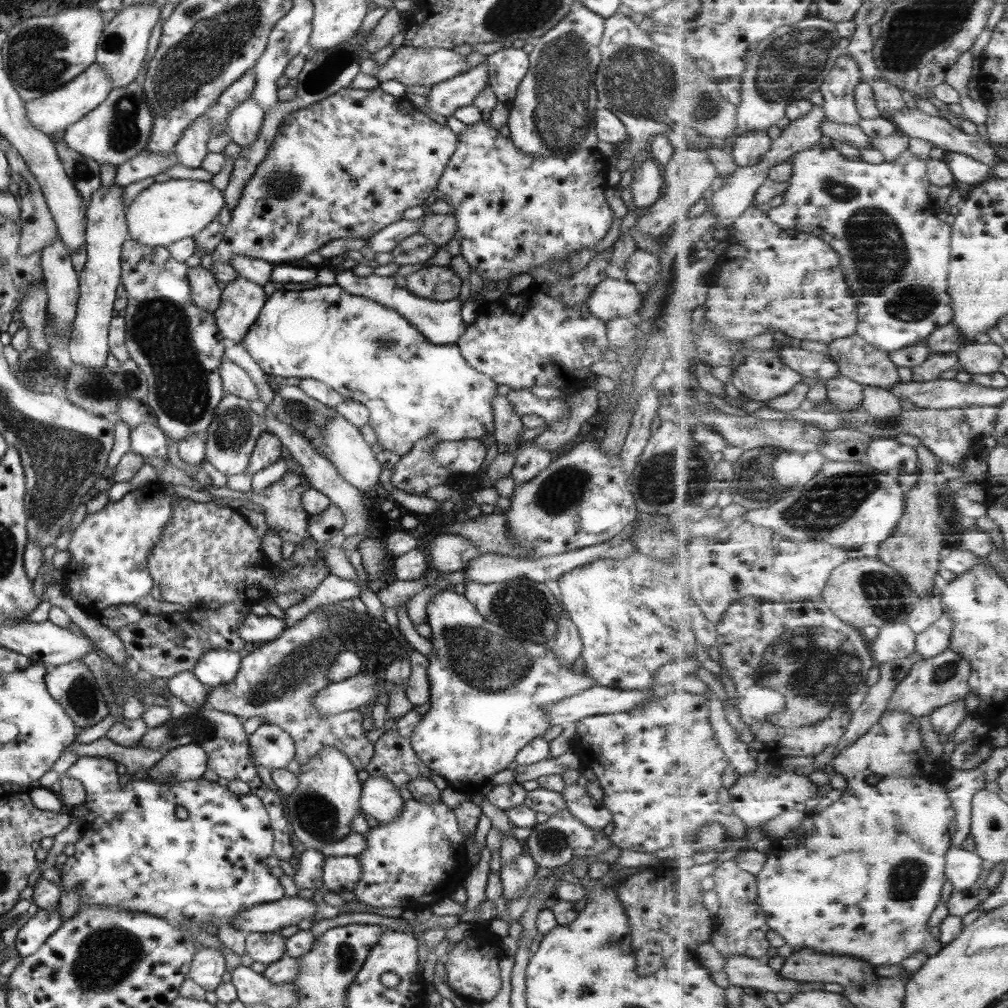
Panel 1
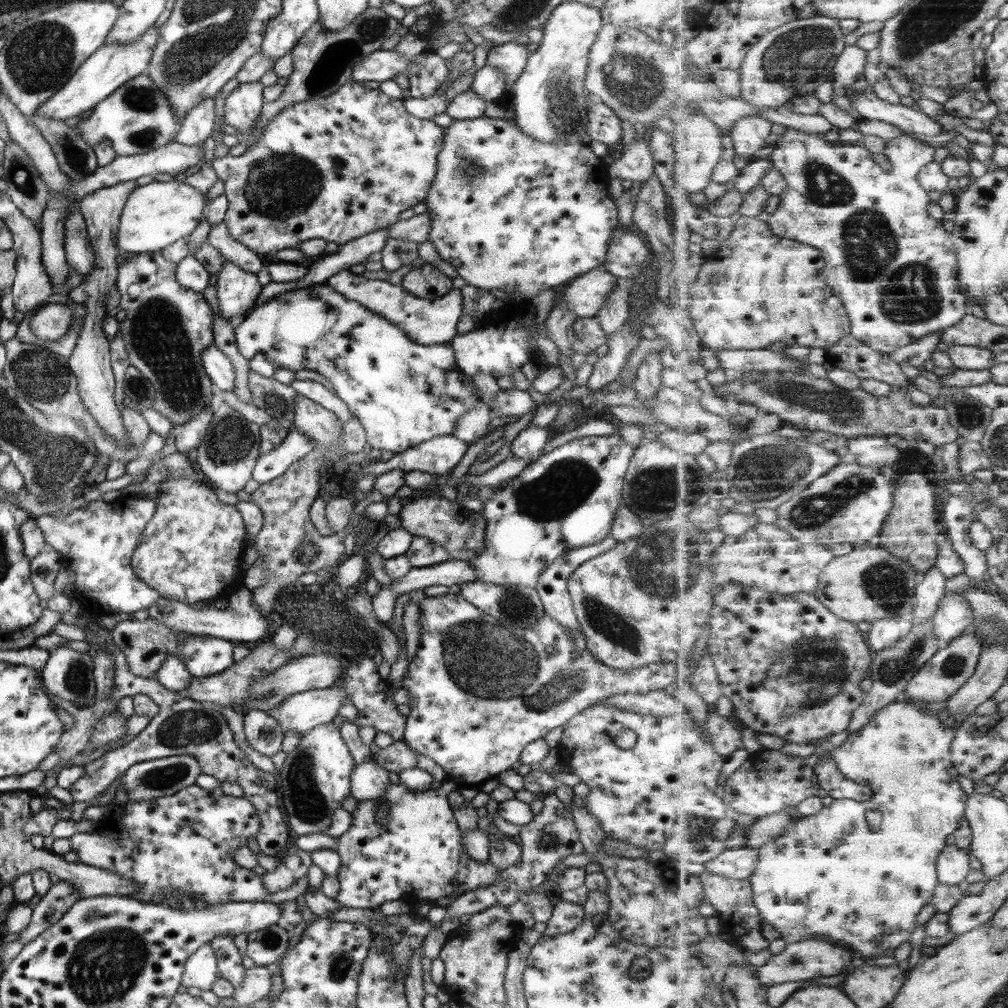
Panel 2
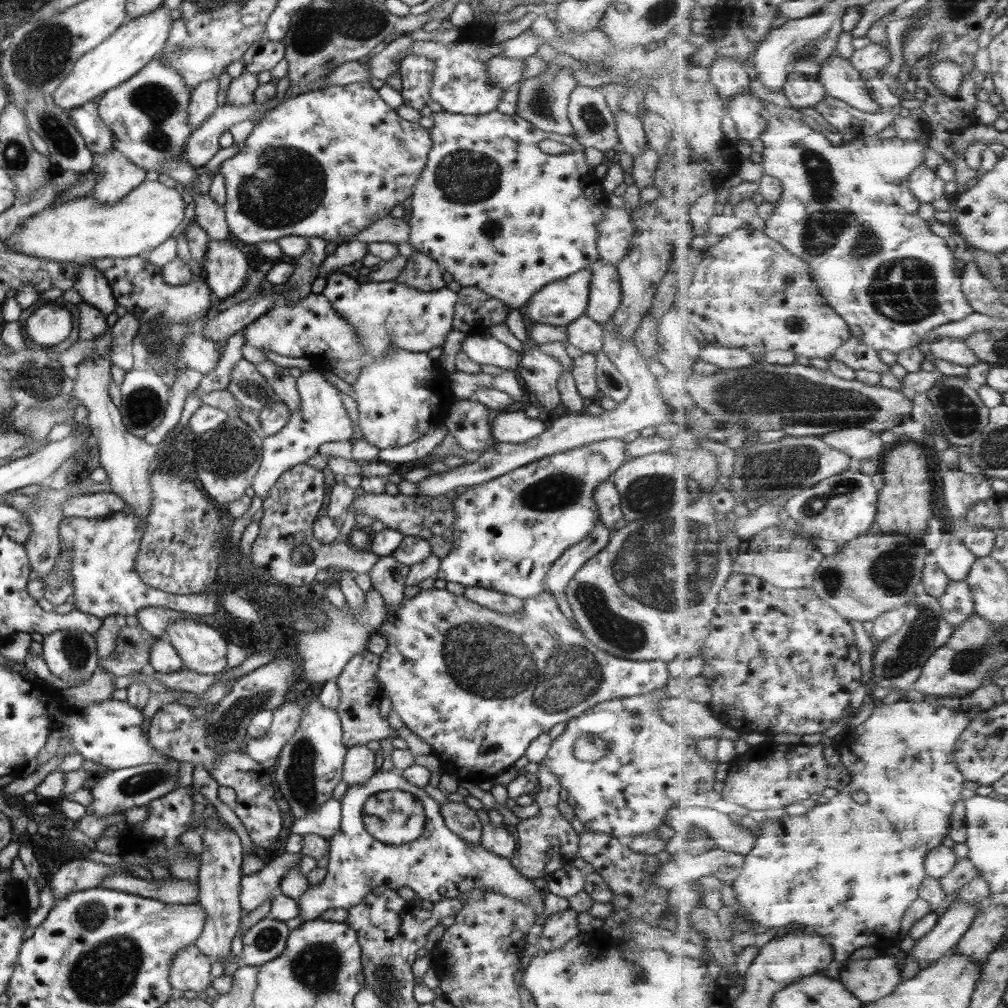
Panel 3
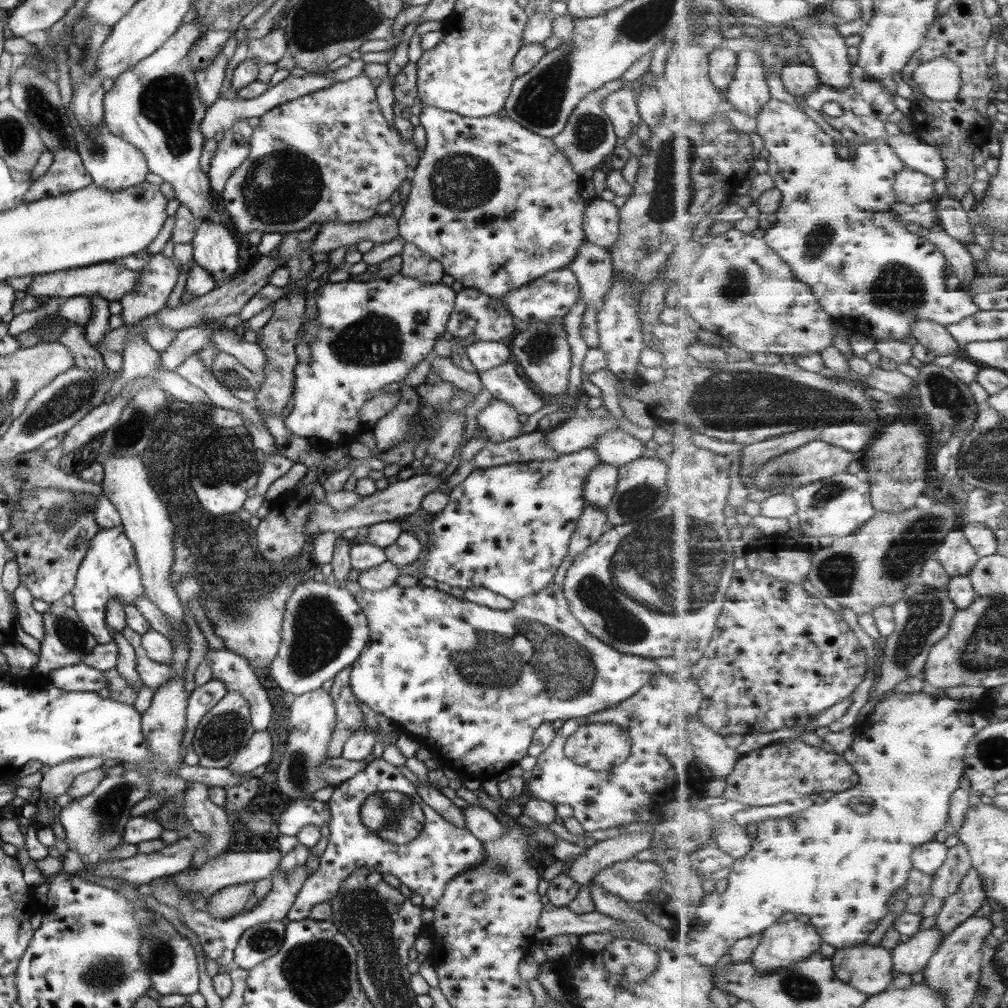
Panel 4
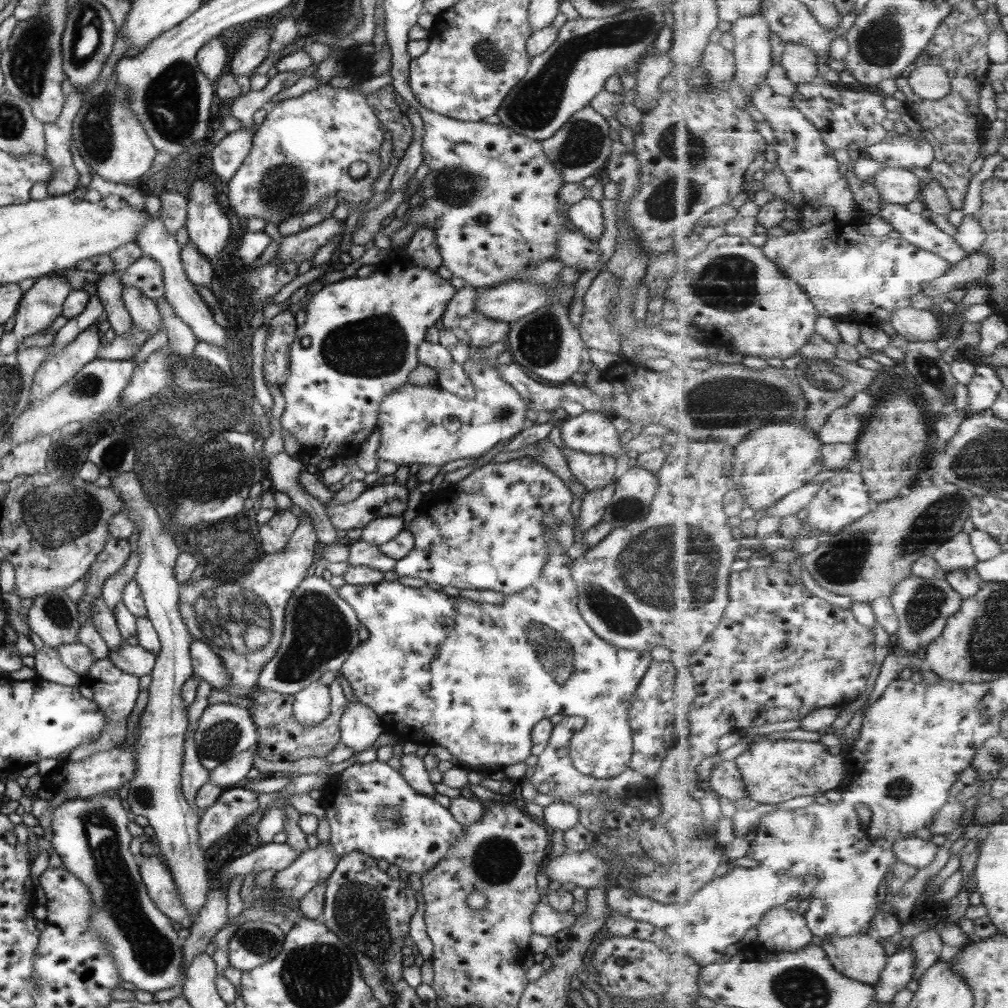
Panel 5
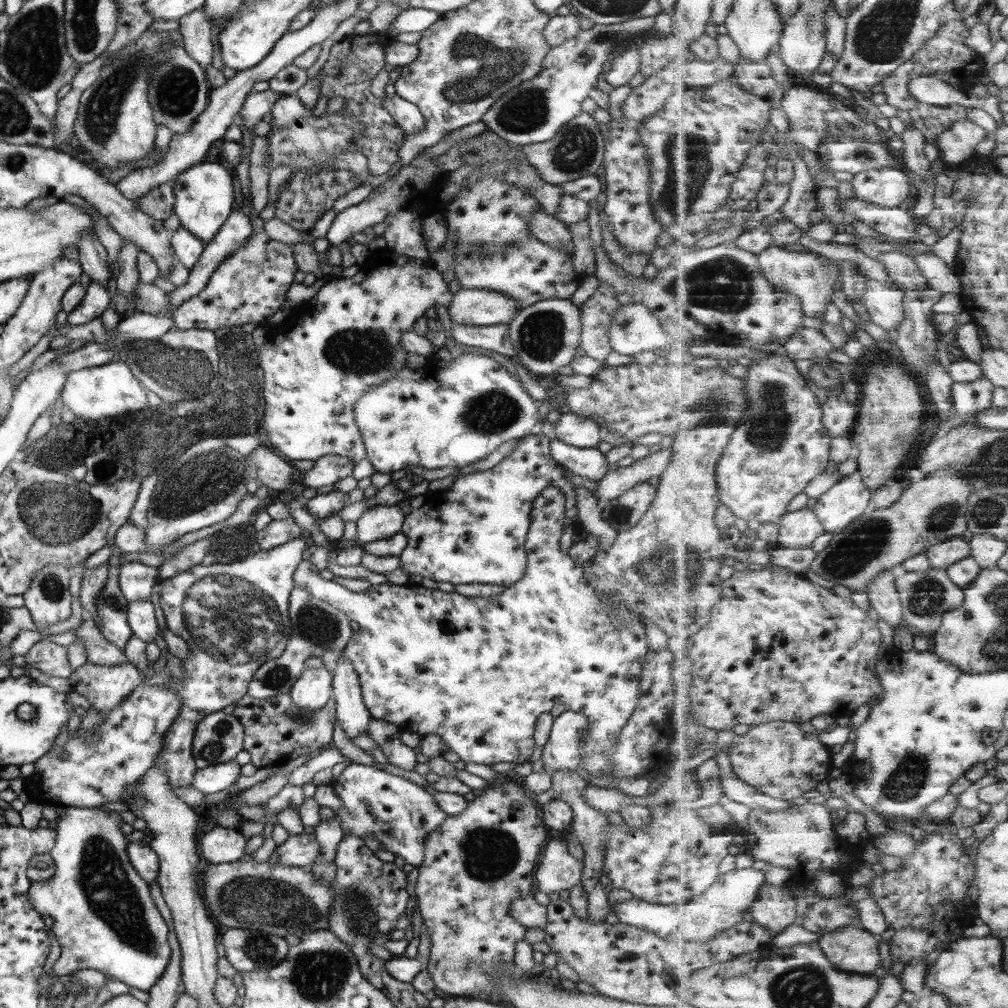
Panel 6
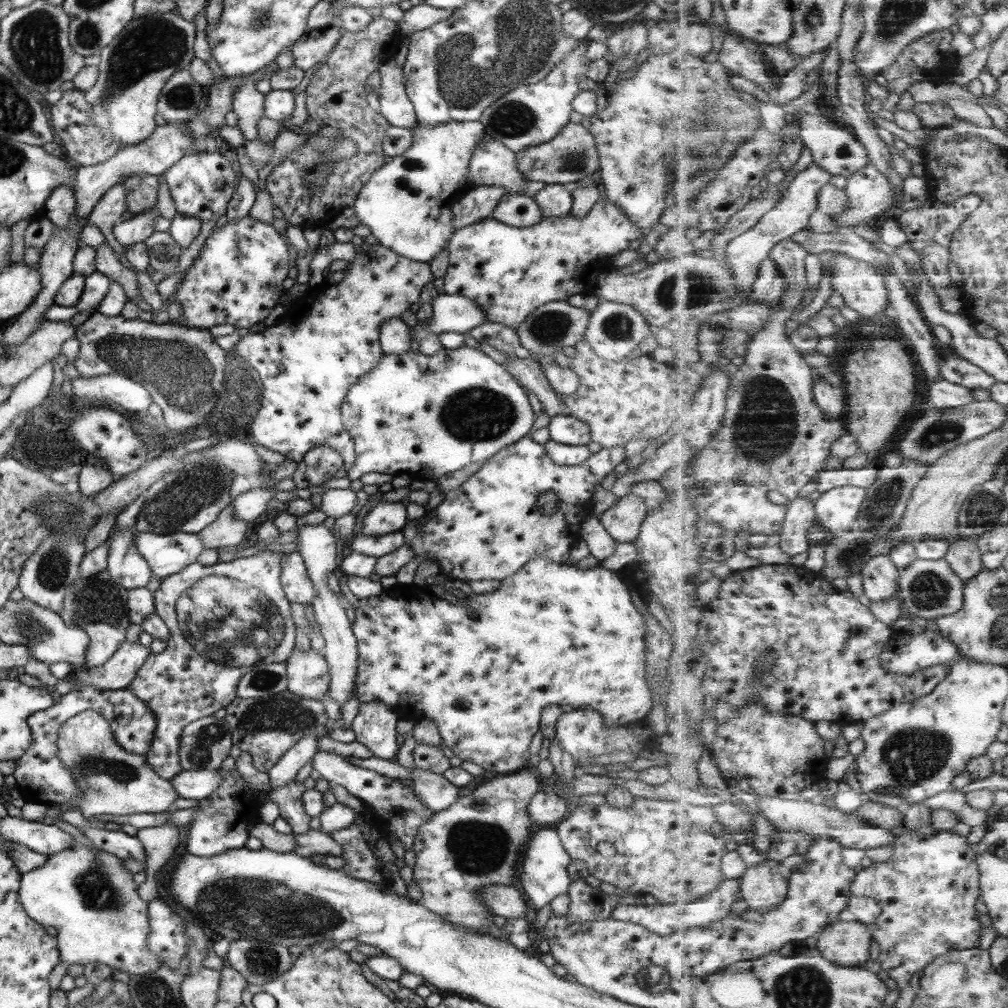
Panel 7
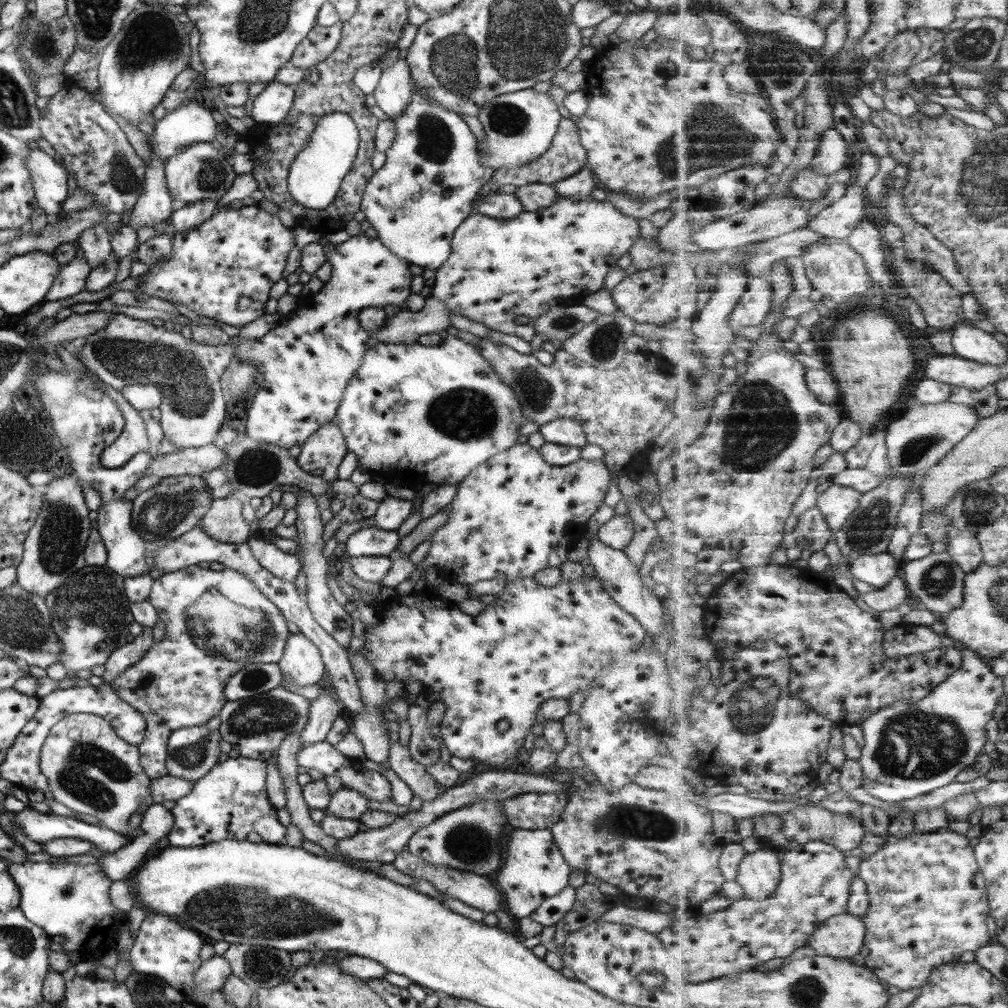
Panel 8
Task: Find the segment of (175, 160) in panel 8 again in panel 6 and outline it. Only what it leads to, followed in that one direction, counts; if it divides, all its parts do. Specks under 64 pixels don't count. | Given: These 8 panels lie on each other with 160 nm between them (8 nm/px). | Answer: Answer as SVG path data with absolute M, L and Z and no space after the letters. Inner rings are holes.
M221 161L193 164L183 170L183 174L177 174L173 180L173 204L172 212L178 216L180 224L187 231L194 234L199 240L209 242L210 238L219 230L221 223L231 212L233 205L232 174L226 172Z

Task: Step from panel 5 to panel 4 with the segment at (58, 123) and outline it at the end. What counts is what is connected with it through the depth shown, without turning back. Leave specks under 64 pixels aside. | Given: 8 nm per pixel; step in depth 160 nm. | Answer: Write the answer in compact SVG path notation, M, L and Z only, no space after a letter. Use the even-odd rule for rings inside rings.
M53 148L49 152L53 162L43 177L32 180L31 187L23 195L23 204L67 194L92 183L74 148Z

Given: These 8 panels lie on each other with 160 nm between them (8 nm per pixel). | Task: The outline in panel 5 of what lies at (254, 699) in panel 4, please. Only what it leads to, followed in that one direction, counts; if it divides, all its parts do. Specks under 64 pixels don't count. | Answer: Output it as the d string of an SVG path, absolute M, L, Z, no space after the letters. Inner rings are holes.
M193 641L189 646L189 653L193 676L209 683L212 689L226 692L228 689L227 673L219 657L213 653L210 644Z

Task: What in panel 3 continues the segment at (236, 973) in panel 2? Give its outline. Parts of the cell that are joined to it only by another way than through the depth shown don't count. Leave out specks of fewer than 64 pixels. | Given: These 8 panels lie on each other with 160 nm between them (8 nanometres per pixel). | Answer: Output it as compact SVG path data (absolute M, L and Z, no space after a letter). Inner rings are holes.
M216 818L220 823L218 830L210 830L201 826L199 833L205 851L198 858L198 905L205 911L204 923L200 935L192 943L205 955L212 956L215 961L222 963L231 955L229 944L237 928L240 919L243 918L239 906L238 883L241 882L241 843L237 835L223 826L221 818Z

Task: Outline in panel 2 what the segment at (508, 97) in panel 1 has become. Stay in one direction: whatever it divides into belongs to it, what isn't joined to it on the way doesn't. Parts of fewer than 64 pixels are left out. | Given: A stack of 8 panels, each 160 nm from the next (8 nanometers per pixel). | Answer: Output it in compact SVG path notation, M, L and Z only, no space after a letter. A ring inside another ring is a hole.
M509 41L490 47L485 64L502 70L505 75L505 90L509 90L514 80L522 74L529 53L526 44Z

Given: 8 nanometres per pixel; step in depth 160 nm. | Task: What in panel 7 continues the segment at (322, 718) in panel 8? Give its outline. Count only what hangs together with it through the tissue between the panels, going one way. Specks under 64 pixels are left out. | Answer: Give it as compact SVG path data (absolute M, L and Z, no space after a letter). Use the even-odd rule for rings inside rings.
M323 727L313 736L301 738L295 746L287 749L281 758L266 773L269 776L271 790L283 786L295 777L299 770L318 751L315 739L325 737L329 727Z

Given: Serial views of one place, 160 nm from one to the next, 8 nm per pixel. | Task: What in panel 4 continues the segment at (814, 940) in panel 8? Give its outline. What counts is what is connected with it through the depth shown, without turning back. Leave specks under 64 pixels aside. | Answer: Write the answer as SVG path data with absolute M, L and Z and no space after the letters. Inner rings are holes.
M861 943L836 949L831 956L834 971L843 982L869 996L891 988L895 980L892 951L881 945Z

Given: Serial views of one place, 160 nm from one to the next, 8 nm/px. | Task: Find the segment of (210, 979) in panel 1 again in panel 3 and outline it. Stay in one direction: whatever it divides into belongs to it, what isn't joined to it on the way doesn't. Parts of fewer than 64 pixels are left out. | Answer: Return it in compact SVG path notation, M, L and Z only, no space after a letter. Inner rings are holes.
M193 943L177 951L168 968L168 981L171 988L185 992L192 990L199 993L209 981L209 961Z

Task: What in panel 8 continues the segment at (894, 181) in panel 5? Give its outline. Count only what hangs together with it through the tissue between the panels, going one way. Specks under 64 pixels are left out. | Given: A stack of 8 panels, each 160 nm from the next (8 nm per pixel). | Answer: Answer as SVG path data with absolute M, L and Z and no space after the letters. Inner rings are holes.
M863 148L857 175L853 175L850 184L847 184L846 193L810 219L808 227L811 230L827 238L846 242L858 224L866 219L863 198L869 180L879 172L880 158Z

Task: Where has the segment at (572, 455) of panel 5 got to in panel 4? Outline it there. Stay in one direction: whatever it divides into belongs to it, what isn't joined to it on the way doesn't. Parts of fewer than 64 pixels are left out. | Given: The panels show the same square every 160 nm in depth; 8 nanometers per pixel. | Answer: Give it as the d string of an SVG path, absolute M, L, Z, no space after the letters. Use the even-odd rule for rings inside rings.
M599 462L587 471L586 480L581 486L584 502L603 509L616 489L618 467Z

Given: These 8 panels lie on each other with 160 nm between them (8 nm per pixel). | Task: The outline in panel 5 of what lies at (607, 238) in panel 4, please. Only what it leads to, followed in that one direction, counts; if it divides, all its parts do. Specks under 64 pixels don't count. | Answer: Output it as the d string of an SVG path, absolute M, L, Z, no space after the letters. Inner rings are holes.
M589 196L579 200L579 202L568 206L565 210L566 218L573 226L576 226L579 234L589 236L601 236L603 232L603 217L599 202Z

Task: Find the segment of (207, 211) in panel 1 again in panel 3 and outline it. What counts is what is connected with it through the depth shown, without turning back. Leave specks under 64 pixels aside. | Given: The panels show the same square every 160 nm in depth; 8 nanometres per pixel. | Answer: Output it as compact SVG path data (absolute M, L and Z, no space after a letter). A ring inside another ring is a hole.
M144 180L117 204L97 204L91 196L81 196L63 204L51 205L24 218L10 232L7 240L1 241L9 251L55 263L69 262L82 265L92 259L140 257L171 237L171 232L183 218L183 204L179 189L169 188L158 181Z

